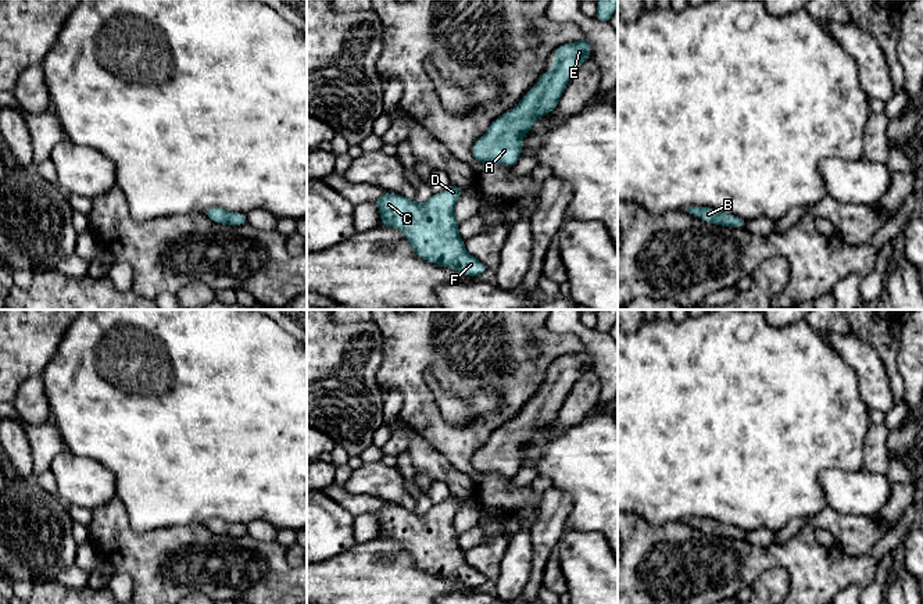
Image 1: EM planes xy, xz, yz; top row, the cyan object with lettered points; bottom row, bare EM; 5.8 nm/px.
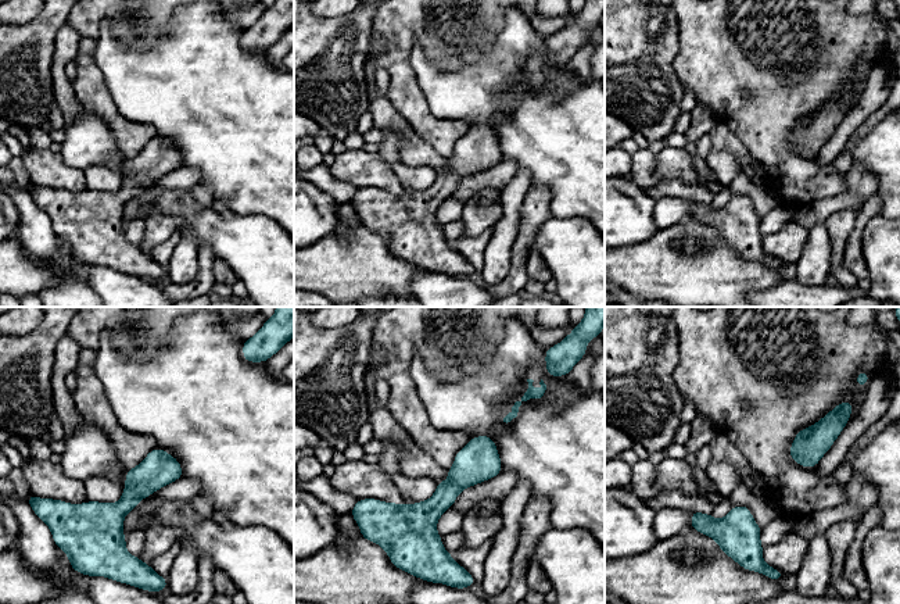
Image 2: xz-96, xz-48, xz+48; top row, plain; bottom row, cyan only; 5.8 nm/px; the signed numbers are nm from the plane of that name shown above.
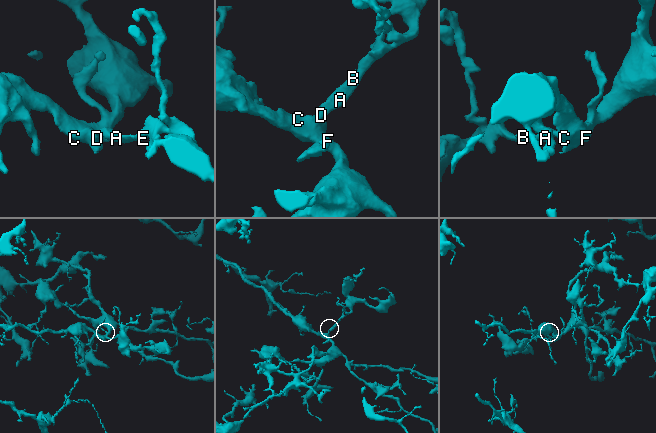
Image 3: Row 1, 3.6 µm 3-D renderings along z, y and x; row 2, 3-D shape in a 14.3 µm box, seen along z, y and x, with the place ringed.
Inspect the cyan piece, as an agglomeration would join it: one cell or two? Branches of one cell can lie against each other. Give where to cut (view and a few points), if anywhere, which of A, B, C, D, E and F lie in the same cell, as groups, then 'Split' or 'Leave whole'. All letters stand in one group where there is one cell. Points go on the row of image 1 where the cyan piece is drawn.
No split. Groups: A B C D E F. Leave whole

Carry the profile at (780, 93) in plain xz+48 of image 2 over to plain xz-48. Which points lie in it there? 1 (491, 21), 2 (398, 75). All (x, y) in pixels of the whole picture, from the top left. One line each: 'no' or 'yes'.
1: yes
2: yes

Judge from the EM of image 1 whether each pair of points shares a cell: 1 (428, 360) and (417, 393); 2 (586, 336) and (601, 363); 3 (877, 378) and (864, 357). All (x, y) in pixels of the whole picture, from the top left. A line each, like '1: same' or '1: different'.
1: same
2: same
3: same

